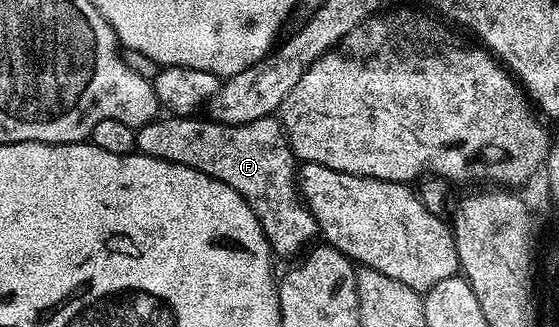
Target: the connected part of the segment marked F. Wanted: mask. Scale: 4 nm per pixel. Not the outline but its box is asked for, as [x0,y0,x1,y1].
[136,114,317,257]

